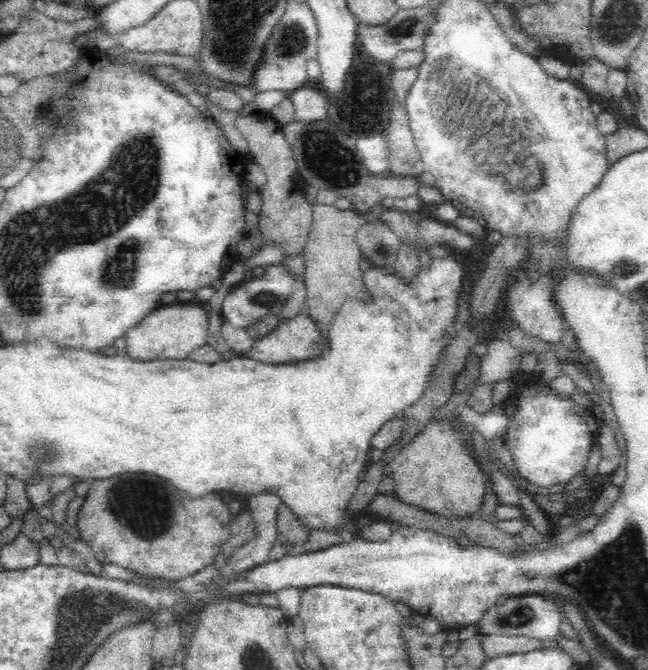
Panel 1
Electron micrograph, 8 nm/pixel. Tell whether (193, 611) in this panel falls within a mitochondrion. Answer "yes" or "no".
no

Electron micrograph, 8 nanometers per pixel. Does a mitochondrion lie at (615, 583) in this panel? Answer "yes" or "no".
yes

